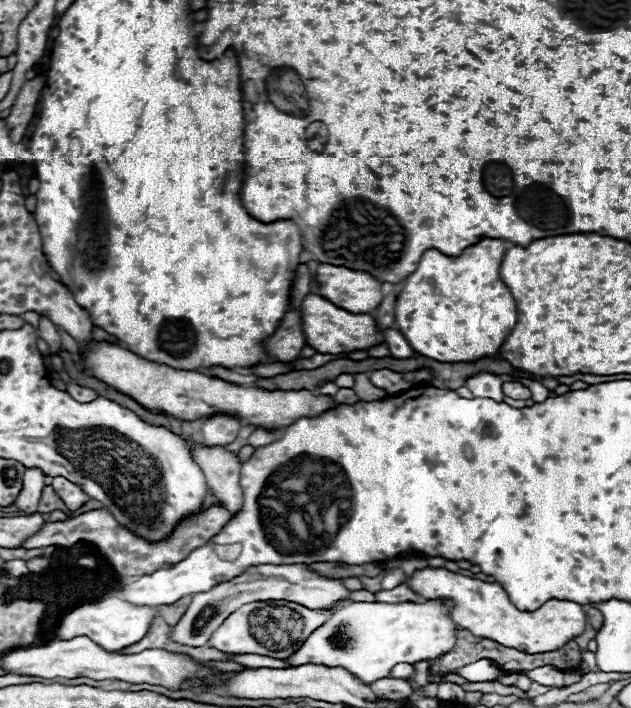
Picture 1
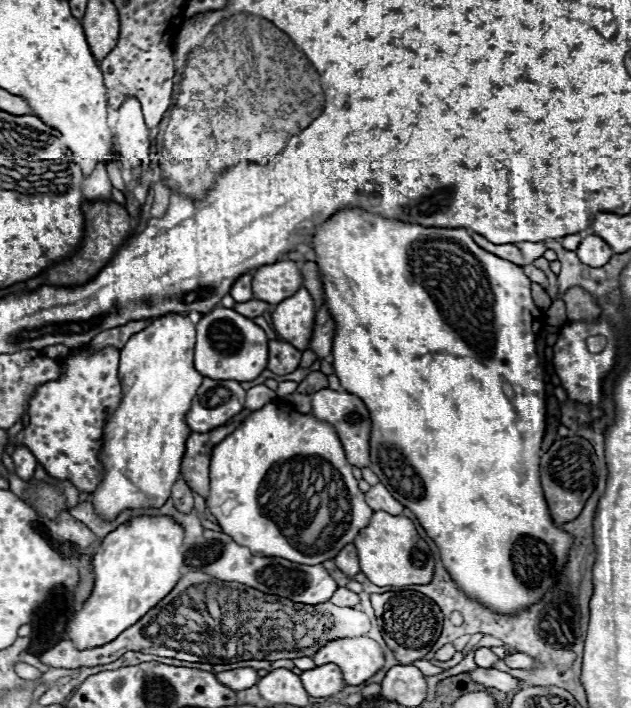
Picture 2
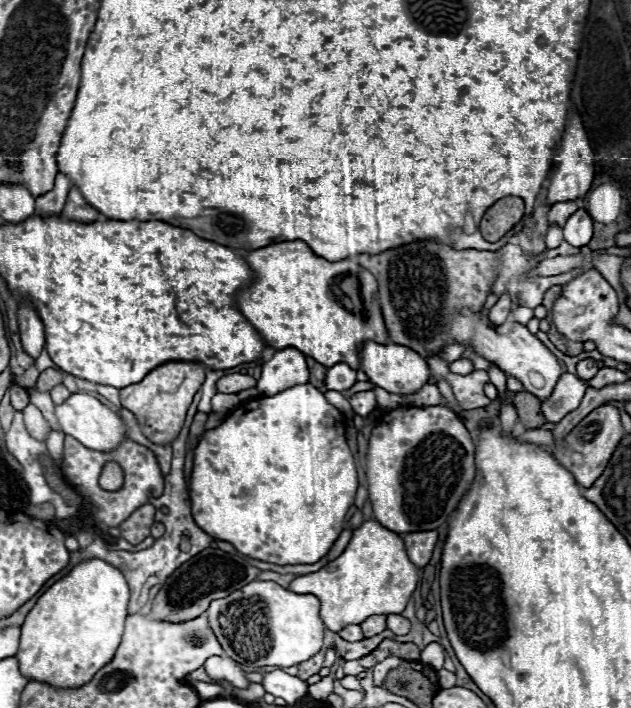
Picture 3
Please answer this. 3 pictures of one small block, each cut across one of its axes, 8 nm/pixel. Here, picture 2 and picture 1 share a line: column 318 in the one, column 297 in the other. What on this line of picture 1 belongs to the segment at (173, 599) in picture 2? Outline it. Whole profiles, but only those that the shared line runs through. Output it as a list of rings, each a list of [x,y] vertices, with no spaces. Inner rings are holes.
[[[250,602],[232,612],[212,634],[208,646],[228,654],[260,654],[270,658],[288,658],[302,642],[328,620],[326,614],[296,606],[296,602]]]

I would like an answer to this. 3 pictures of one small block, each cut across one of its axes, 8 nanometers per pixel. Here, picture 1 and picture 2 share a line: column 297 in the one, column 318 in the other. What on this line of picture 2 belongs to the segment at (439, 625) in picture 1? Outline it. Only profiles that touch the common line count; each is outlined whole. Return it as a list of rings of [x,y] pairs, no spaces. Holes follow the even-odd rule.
[[[368,636],[332,640],[312,658],[318,666],[324,666],[324,662],[336,662],[348,686],[364,684],[384,666],[382,648]]]

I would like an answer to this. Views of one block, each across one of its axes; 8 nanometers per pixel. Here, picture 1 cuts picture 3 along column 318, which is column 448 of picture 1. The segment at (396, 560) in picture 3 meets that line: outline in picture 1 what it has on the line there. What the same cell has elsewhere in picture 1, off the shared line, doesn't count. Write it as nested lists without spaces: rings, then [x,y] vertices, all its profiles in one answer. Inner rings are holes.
[[[426,566],[422,570],[416,570],[406,580],[406,584],[424,600],[452,600],[454,608],[450,616],[456,626],[472,632],[478,638],[494,640],[506,648],[516,648],[530,654],[552,652],[562,648],[568,640],[580,636],[586,630],[586,612],[576,602],[554,598],[532,612],[518,610],[498,582],[468,578],[446,568]]]

